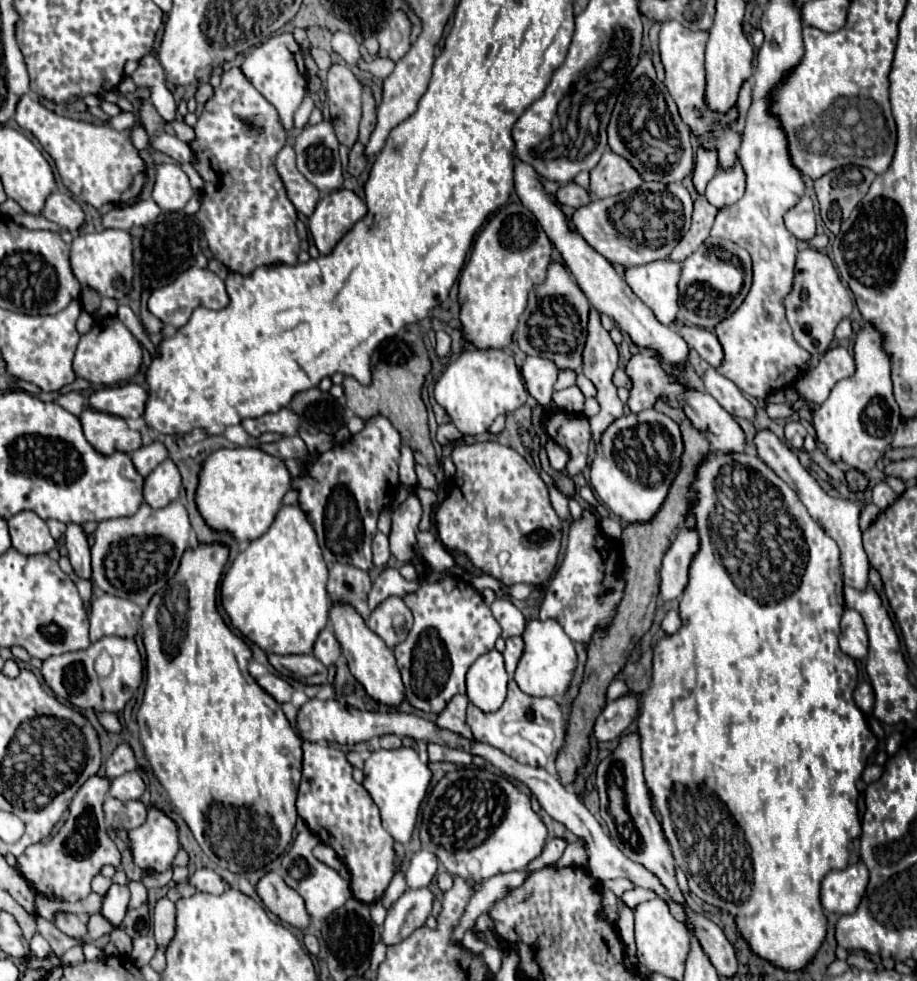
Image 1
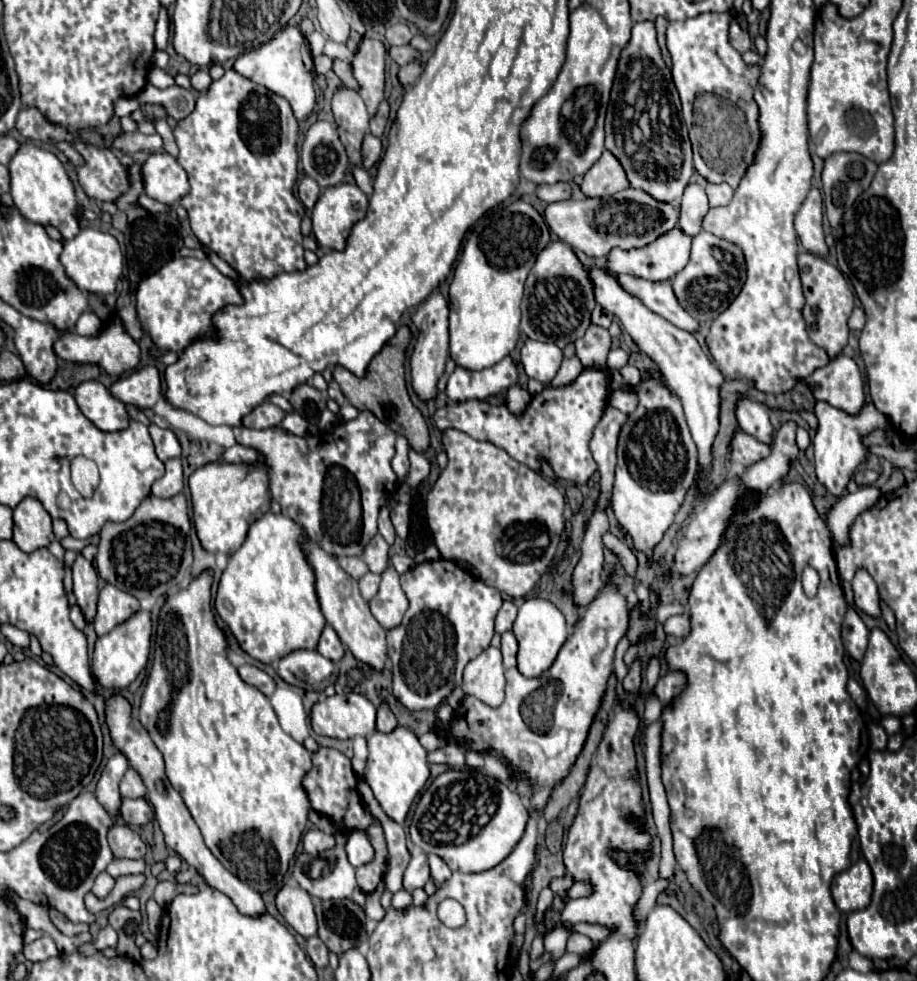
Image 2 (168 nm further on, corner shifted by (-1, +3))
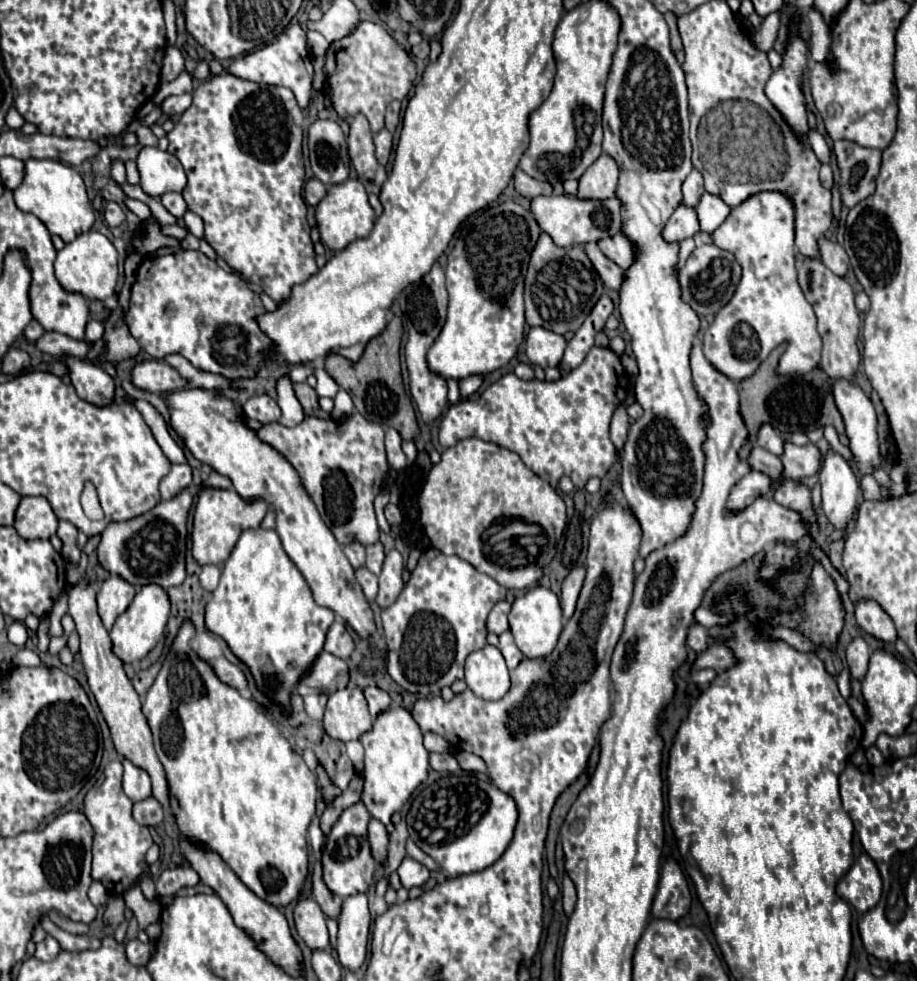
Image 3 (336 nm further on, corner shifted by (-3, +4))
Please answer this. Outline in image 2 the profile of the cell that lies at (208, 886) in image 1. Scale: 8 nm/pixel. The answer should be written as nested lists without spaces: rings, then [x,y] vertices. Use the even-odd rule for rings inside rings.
[[[187,868],[187,870],[177,872],[175,882],[177,882],[177,884],[193,884],[193,886],[201,886],[201,884],[203,884],[201,876],[199,876],[193,868]]]

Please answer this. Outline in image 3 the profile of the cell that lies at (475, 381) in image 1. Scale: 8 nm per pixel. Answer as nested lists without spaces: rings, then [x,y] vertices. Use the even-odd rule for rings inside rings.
[[[469,375],[465,379],[459,381],[459,391],[461,391],[461,397],[469,397],[473,395],[483,383],[483,375]]]

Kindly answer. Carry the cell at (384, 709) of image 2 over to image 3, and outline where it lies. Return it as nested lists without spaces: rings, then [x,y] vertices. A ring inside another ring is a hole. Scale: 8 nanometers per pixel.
[[[367,687],[363,693],[365,693],[365,697],[367,697],[369,711],[371,711],[371,717],[373,717],[373,719],[375,719],[377,715],[385,713],[385,711],[391,707],[391,699],[389,699],[389,695],[387,695],[383,689],[379,689],[379,687]]]

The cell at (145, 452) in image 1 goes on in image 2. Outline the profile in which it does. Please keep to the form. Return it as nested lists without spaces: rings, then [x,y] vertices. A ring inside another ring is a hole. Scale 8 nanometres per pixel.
[[[149,424],[149,434],[153,438],[157,456],[167,462],[171,458],[179,458],[181,456],[181,444],[177,440],[177,436],[169,430],[169,428],[159,428],[157,424]]]

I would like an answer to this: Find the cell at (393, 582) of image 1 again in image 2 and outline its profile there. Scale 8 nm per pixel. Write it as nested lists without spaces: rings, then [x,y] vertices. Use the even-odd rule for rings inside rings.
[[[367,572],[365,576],[359,578],[359,588],[361,588],[361,594],[365,600],[371,600],[375,596],[375,592],[379,590],[379,580],[381,580],[381,576],[373,574],[373,572]]]

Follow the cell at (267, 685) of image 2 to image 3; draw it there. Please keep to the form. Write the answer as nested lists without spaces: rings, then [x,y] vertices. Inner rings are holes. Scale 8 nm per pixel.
[[[225,657],[211,659],[209,663],[211,663],[211,667],[215,669],[215,673],[219,675],[219,679],[223,683],[227,683],[227,685],[231,685],[235,689],[247,689],[247,677],[245,677],[245,673],[237,665],[229,663]]]

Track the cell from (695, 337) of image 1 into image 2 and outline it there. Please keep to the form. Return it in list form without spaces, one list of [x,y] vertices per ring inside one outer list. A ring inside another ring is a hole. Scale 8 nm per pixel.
[[[609,272],[609,274],[613,274],[617,278],[619,286],[625,292],[639,298],[651,312],[663,316],[673,326],[687,330],[687,332],[695,332],[699,328],[697,322],[679,306],[677,298],[673,294],[673,288],[671,288],[671,280],[651,282],[651,280],[643,280],[643,278],[629,276],[629,274],[615,274],[615,272]]]

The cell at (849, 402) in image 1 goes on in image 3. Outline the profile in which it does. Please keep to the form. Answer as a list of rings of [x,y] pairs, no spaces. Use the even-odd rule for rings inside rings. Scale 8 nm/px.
[[[829,449],[823,457],[819,483],[823,493],[821,507],[825,515],[835,527],[845,529],[857,511],[859,481],[849,463],[835,449]]]

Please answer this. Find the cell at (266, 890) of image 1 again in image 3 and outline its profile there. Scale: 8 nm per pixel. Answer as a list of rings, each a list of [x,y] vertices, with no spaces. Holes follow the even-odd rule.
[[[299,899],[293,911],[297,935],[311,949],[329,949],[329,935],[321,907],[311,899]]]

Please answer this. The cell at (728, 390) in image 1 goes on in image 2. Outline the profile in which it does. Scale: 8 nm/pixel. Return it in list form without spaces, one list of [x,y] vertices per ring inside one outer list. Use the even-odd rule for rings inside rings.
[[[747,396],[737,402],[737,420],[743,432],[751,434],[759,442],[771,444],[773,442],[773,426],[769,422],[767,408]]]

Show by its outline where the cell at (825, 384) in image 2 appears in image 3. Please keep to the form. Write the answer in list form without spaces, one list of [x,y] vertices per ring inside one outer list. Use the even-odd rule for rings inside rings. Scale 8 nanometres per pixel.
[[[833,379],[833,397],[835,397],[837,409],[843,415],[857,467],[861,473],[871,473],[875,465],[881,465],[881,455],[879,455],[879,445],[877,445],[877,419],[875,419],[873,403],[865,395],[865,391],[855,381],[849,381],[849,379]]]

